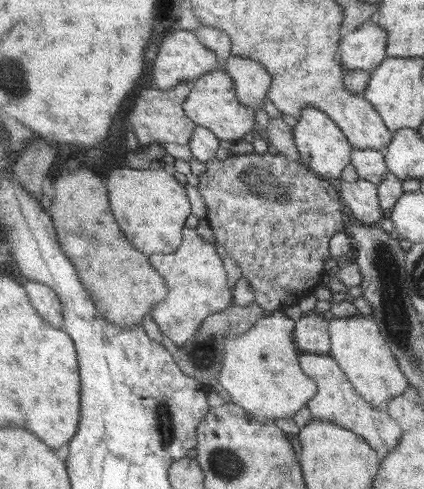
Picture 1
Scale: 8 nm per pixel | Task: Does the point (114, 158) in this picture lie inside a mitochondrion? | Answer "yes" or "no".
no

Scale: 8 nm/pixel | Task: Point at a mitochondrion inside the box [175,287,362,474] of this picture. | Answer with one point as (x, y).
(202, 359)

